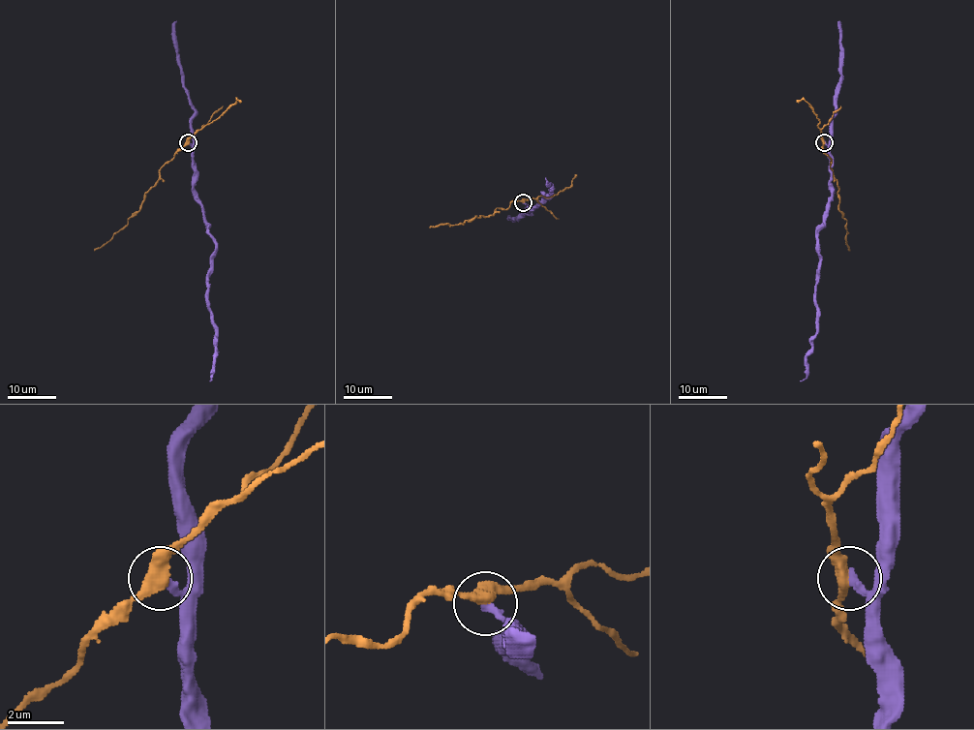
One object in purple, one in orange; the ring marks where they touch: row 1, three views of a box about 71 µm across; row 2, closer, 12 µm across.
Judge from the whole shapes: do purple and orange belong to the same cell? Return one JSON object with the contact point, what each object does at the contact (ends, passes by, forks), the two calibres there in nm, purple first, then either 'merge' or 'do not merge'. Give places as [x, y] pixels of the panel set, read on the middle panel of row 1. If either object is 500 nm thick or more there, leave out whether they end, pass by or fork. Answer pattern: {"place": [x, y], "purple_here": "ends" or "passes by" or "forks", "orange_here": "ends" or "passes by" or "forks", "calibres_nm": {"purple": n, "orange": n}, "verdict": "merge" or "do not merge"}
{"place": [523, 202], "purple_here": "ends", "orange_here": "passes by", "calibres_nm": {"purple": 320, "orange": 440}, "verdict": "do not merge"}

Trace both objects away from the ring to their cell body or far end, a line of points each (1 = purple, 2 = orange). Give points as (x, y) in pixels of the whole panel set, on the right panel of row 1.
1: (824, 142), (830, 165), (831, 198), (816, 244), (816, 335), (806, 355), (806, 377), (800, 381)
2: (824, 142), (823, 151), (831, 160), (833, 177), (838, 188), (838, 208), (847, 221), (846, 244), (849, 250)

